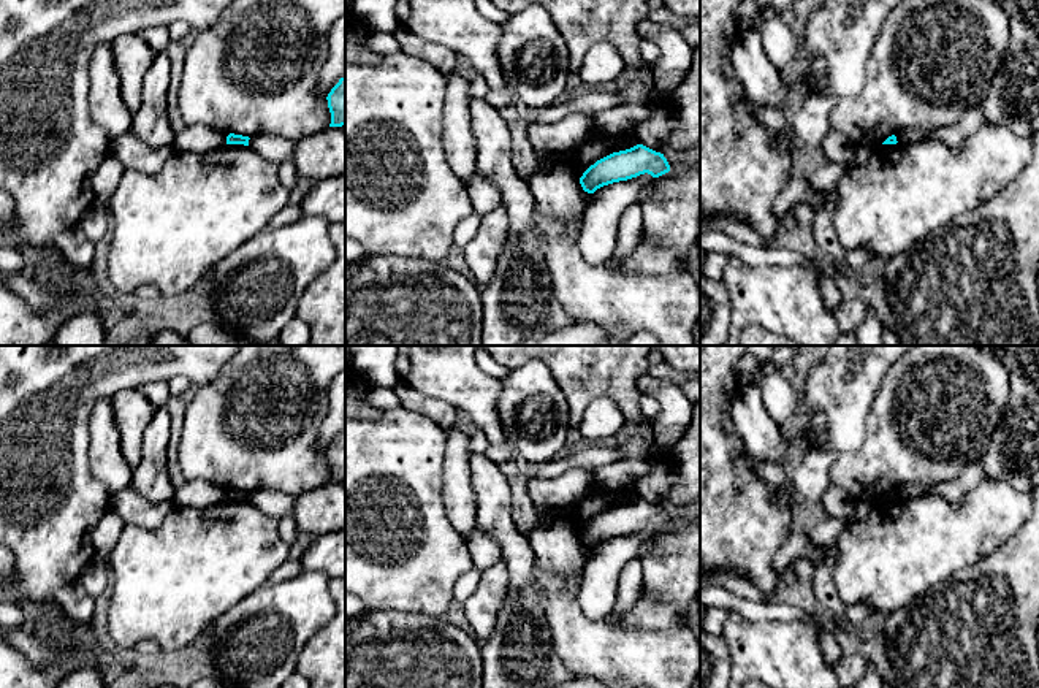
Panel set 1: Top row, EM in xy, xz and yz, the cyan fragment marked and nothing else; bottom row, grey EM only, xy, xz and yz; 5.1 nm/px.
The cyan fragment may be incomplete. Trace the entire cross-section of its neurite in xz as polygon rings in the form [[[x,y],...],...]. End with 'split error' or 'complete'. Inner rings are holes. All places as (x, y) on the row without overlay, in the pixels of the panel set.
[[[637,499],[597,515],[583,528],[580,539],[584,547],[594,548],[603,541],[627,536],[645,528],[659,533],[668,526],[670,520],[664,509]]]; complete

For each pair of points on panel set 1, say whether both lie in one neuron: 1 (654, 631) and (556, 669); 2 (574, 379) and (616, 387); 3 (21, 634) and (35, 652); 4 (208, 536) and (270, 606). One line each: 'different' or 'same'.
1: different
2: same
3: same
4: different

